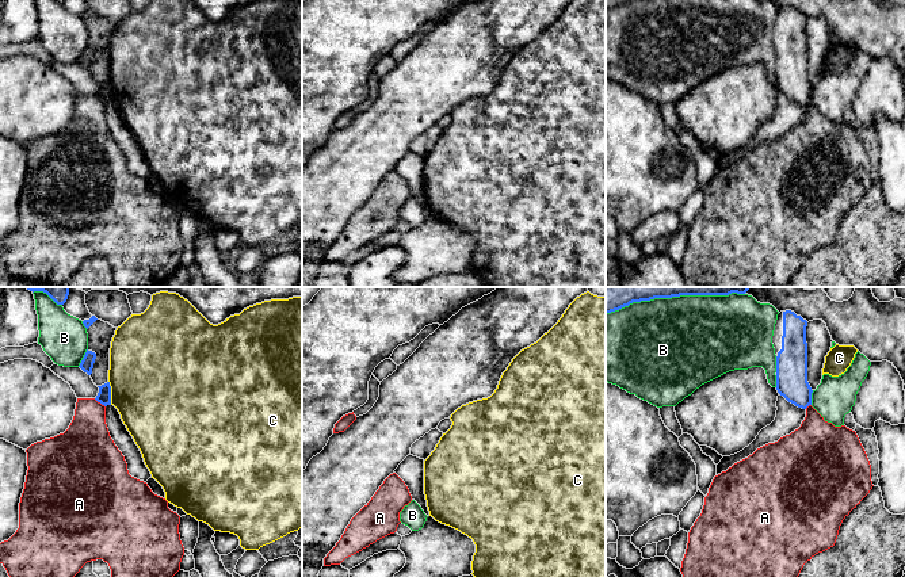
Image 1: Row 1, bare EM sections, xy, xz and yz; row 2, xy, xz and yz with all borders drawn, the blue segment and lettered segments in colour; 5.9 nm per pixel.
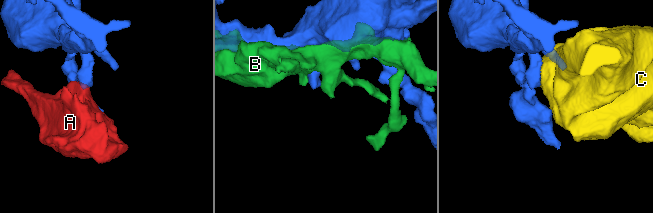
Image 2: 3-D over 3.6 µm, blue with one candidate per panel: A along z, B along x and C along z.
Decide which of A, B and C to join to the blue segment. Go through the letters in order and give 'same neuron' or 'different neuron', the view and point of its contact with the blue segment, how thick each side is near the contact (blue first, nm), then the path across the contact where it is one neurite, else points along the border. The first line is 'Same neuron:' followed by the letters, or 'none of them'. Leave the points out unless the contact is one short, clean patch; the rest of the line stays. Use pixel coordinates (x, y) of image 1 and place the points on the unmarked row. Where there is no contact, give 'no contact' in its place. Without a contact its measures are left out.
Same neuron: none of them
A: different neuron | xy (99, 98) | 80/280 nm | along xy (94, 95), (104, 103)
B: different neuron | xy (83, 54) | 80/280 nm
C: different neuron | xy (110, 90) | 80/480 nm

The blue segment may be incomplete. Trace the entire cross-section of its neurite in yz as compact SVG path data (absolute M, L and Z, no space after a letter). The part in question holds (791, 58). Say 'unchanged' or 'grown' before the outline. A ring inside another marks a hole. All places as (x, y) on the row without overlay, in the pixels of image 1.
grown; M791 7L780 8L772 41L776 51L776 87L788 99L806 106L812 102L807 79L807 18Z

